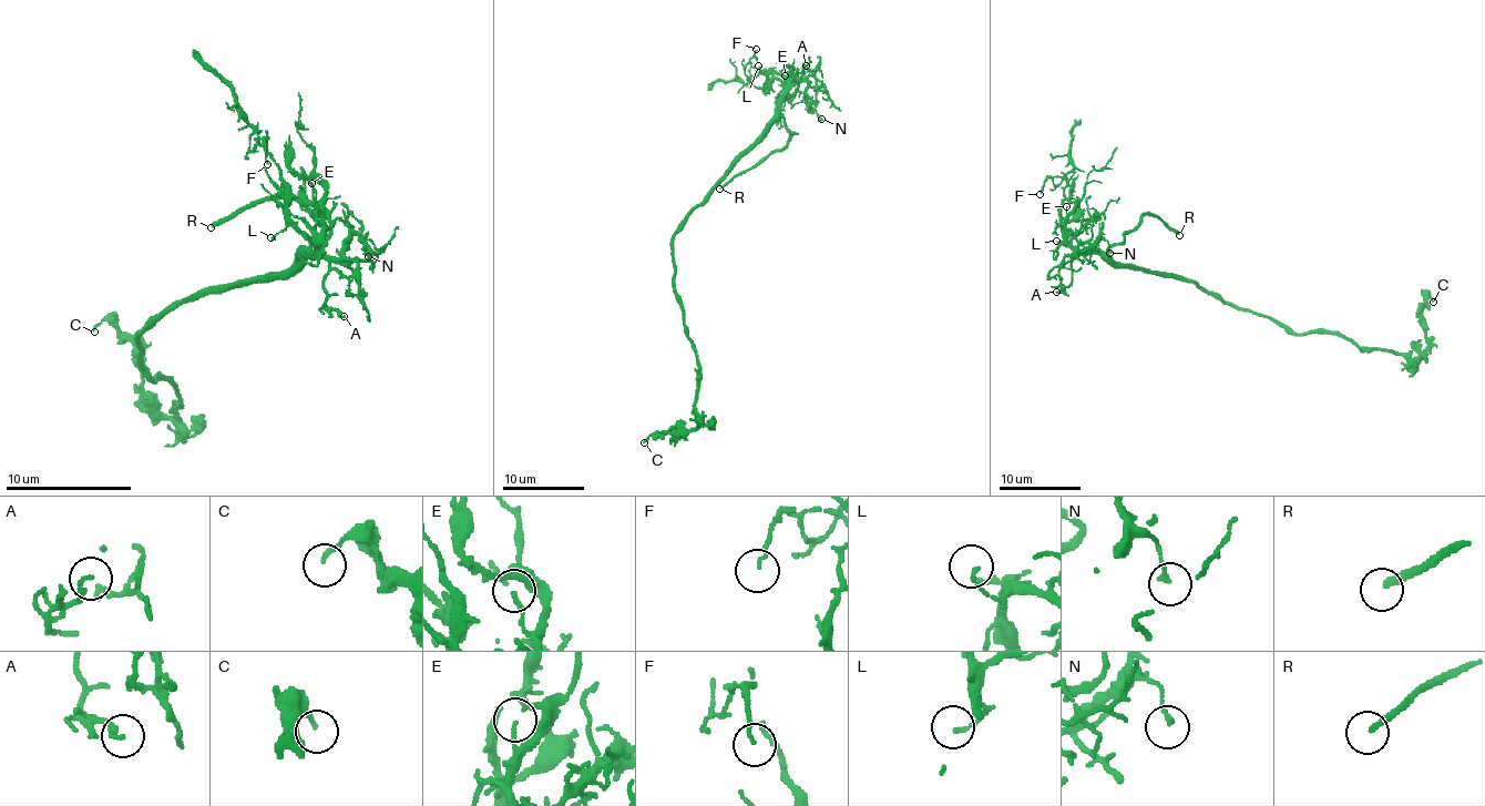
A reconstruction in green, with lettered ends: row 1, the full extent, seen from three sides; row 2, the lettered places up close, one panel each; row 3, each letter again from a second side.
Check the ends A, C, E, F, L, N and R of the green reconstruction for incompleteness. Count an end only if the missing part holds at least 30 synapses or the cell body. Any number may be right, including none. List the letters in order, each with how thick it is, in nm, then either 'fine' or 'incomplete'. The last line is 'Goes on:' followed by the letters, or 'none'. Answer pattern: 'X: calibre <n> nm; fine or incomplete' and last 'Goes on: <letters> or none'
A: calibre 180 nm; fine
C: calibre 150 nm; fine
E: calibre 120 nm; fine
F: calibre 100 nm; fine
L: calibre 130 nm; fine
N: calibre 160 nm; fine
R: calibre 240 nm; incomplete
Goes on: R

